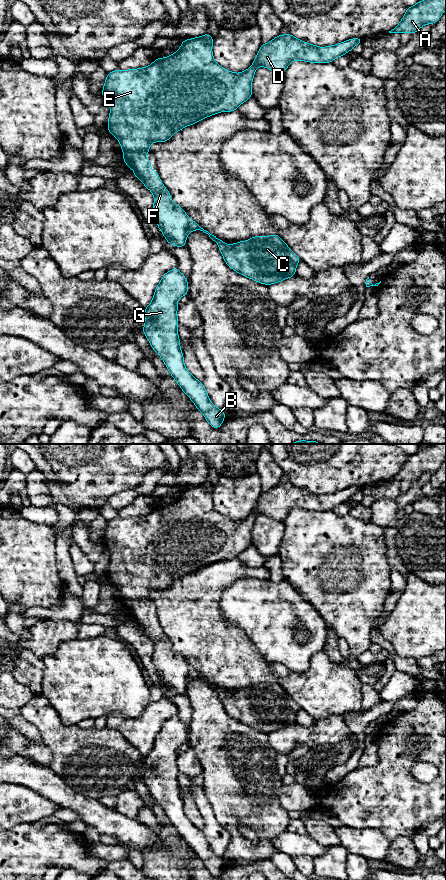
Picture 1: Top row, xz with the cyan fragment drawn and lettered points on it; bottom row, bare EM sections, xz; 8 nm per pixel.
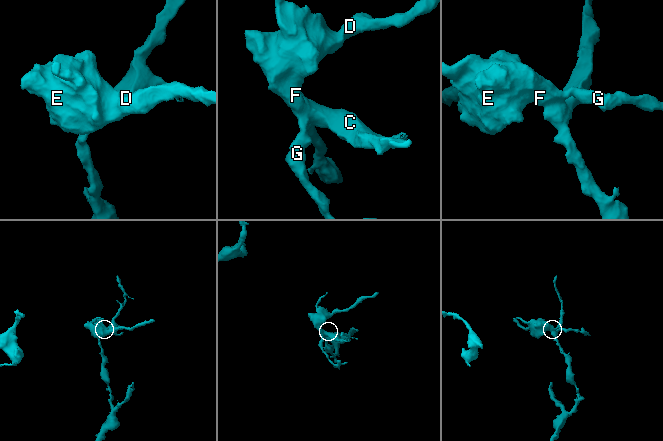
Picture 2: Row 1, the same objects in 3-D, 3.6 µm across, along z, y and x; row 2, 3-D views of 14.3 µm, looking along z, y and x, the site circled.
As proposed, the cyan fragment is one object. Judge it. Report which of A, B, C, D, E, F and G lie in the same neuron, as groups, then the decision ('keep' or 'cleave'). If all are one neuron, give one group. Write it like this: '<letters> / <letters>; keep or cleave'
A B D E F G / C; cleave

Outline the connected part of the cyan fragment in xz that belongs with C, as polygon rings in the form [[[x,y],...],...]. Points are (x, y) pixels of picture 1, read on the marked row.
[[[189,220],[187,234],[200,230],[217,243],[225,263],[234,271],[267,286],[295,276],[300,258],[278,234],[254,236],[228,245]]]

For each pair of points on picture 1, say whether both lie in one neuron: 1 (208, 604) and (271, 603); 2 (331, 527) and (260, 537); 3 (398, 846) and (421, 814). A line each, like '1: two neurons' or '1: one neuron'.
1: two neurons
2: two neurons
3: two neurons

